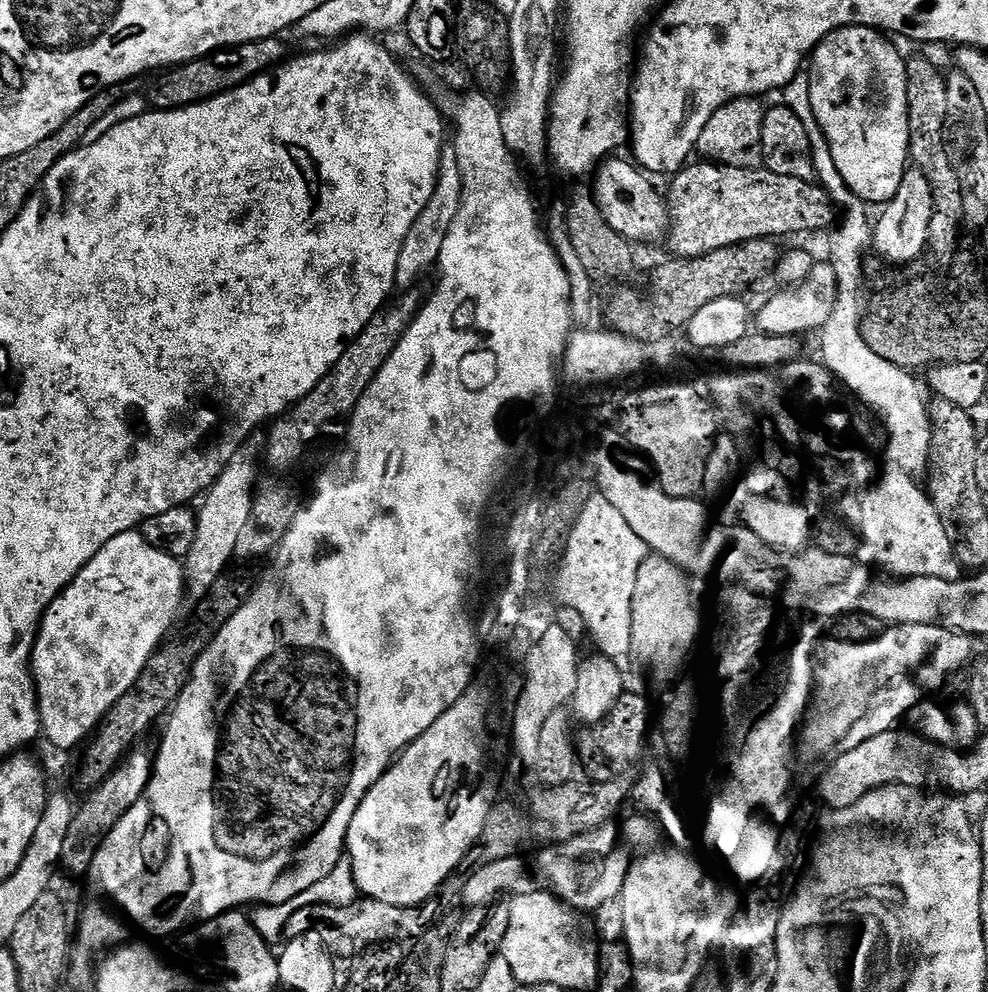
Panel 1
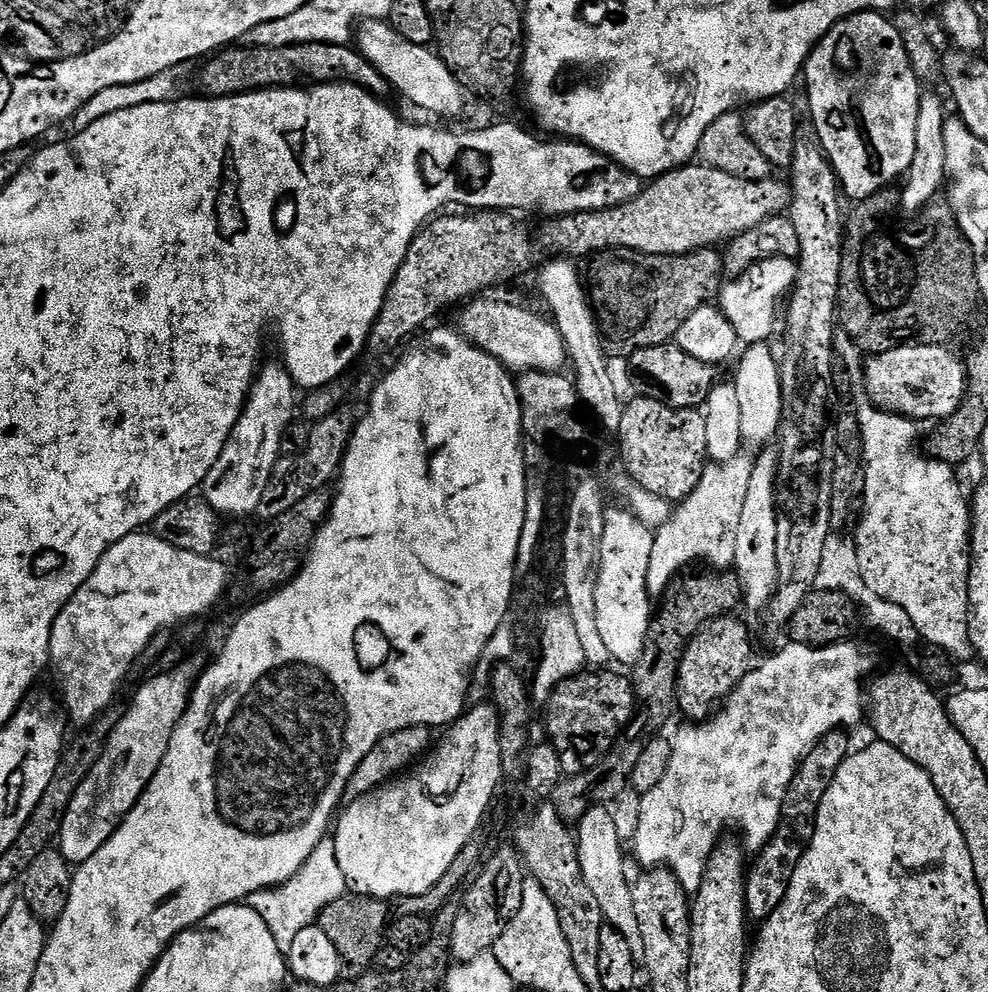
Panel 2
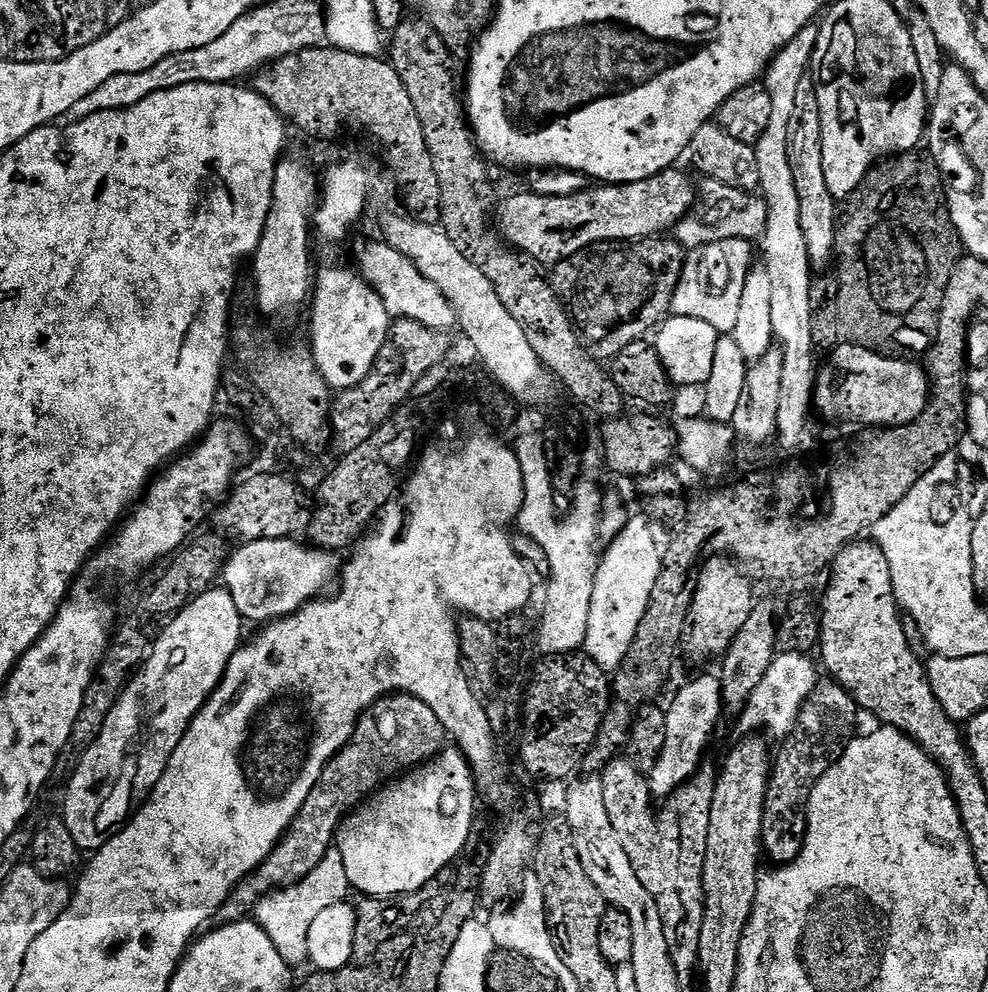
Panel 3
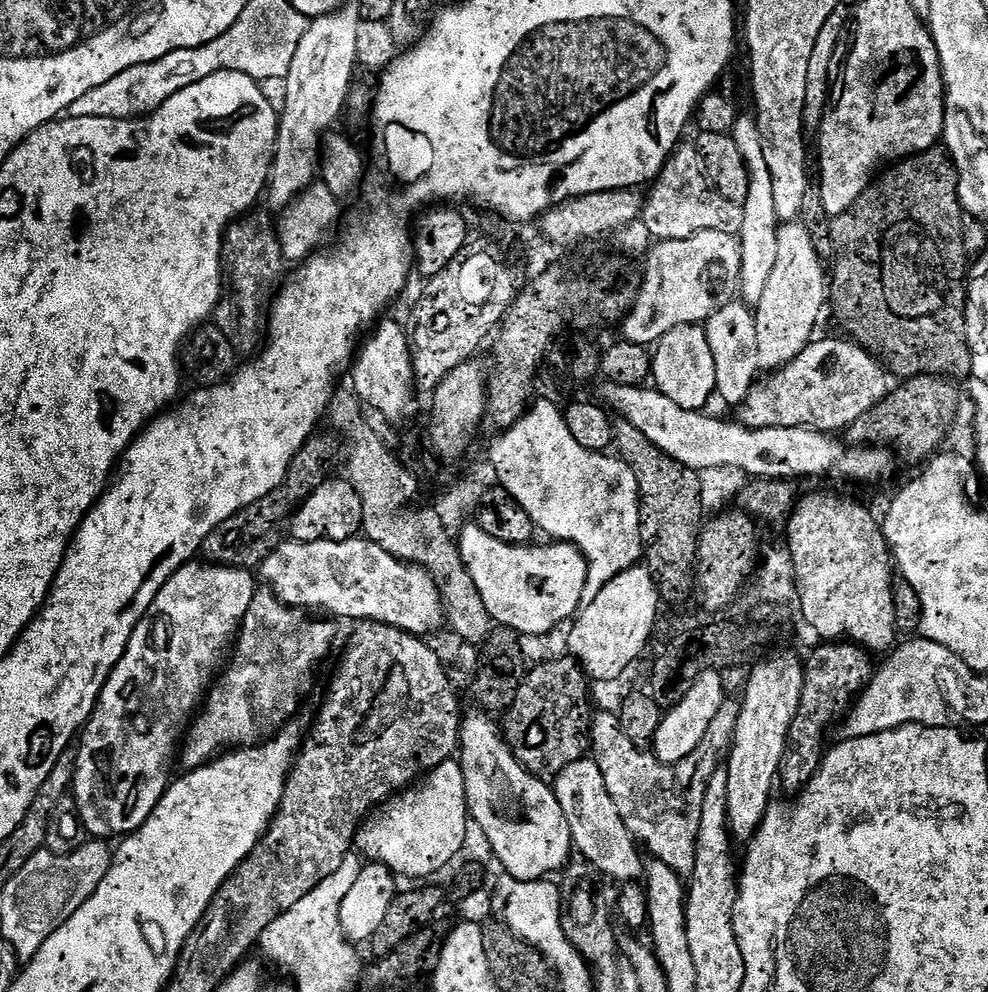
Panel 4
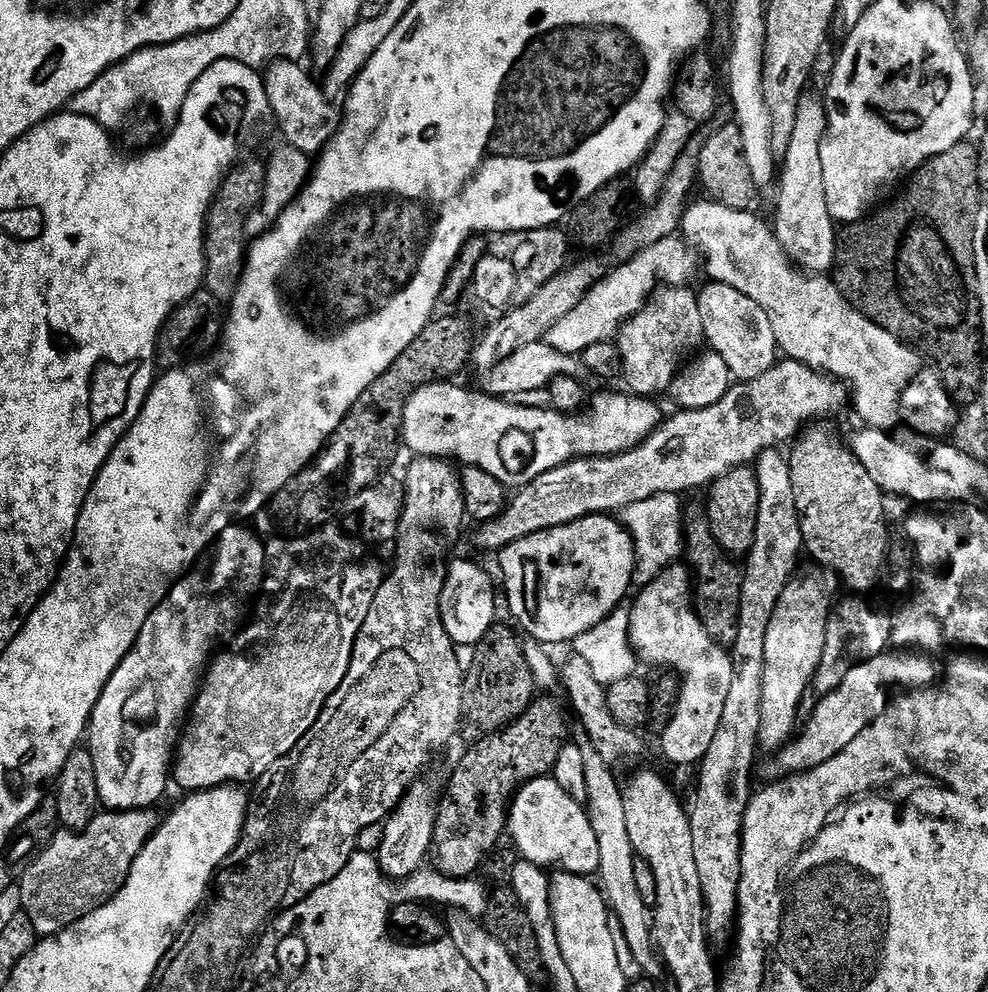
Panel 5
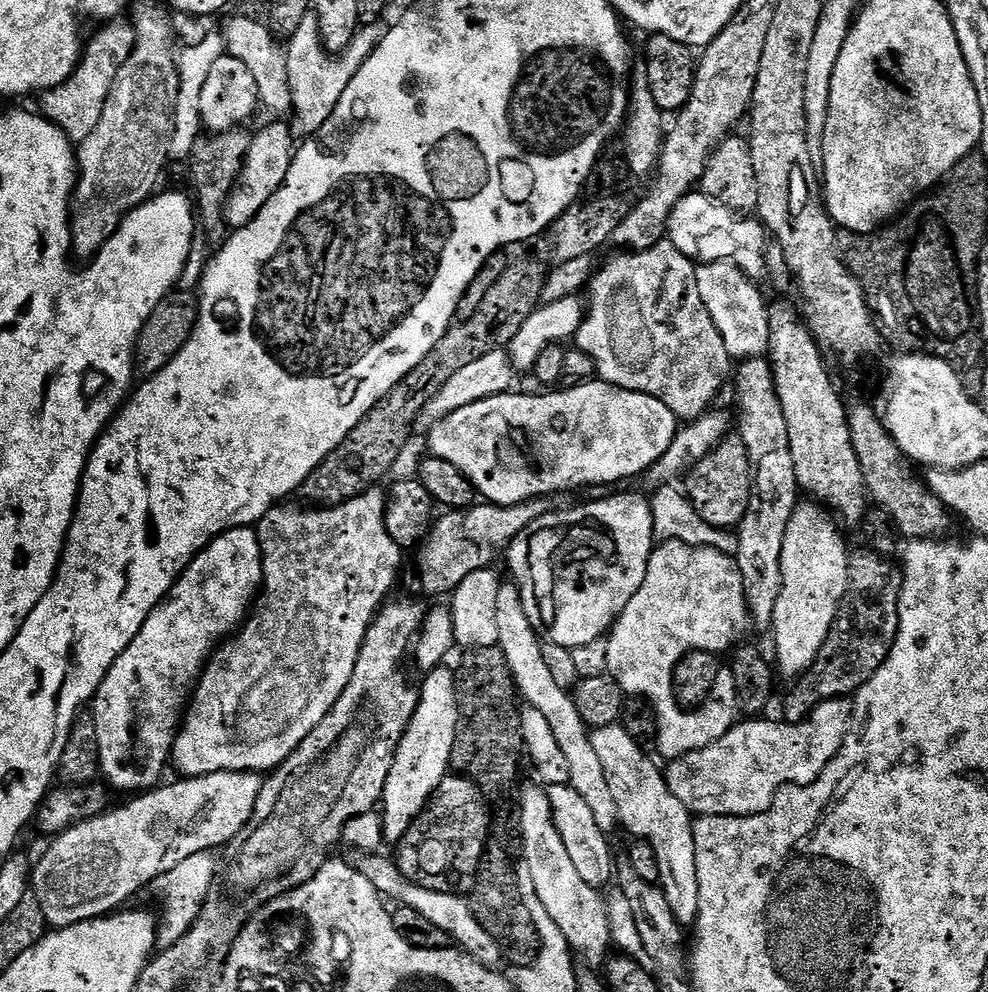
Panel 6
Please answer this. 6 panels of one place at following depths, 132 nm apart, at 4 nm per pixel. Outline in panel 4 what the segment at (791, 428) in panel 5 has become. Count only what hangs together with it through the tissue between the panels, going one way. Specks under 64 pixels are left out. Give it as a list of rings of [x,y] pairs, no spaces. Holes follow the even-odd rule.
[[[813,339],[785,368],[775,369],[769,380],[761,379],[753,383],[748,391],[748,397],[739,405],[739,423],[745,428],[814,428],[818,432],[829,434],[847,430],[870,406],[885,400],[890,391],[890,373],[877,357],[873,356],[866,348],[851,339],[844,340],[820,340]]]

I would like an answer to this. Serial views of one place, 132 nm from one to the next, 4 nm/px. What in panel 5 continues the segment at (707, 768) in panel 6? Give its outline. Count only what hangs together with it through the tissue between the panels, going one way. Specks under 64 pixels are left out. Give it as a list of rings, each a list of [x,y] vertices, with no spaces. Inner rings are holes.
[[[900,650],[895,654],[897,656],[885,654],[870,658],[854,666],[854,670],[846,674],[846,678],[833,692],[821,696],[814,714],[803,725],[804,733],[800,737],[797,735],[789,739],[788,743],[775,753],[776,764],[784,771],[781,773],[809,772],[811,768],[822,766],[830,762],[830,758],[842,754],[842,750],[846,750],[846,746],[850,746],[850,742],[854,742],[854,738],[858,738],[858,734],[862,734],[866,726],[870,726],[887,710],[894,696],[892,688],[919,690],[931,688],[937,683],[936,664],[932,661],[935,659],[931,655],[917,654],[912,650]]]

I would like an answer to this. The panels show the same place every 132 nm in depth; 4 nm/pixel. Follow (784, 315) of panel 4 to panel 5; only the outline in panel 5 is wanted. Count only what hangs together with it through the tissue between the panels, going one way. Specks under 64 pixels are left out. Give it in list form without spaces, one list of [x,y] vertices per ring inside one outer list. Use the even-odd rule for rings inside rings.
[[[805,94],[800,100],[798,118],[794,118],[794,134],[790,134],[788,149],[782,154],[782,167],[778,172],[780,193],[776,196],[776,241],[793,265],[808,274],[827,273],[836,263],[838,224],[826,206],[826,182],[822,182],[822,142],[827,125],[825,101]]]

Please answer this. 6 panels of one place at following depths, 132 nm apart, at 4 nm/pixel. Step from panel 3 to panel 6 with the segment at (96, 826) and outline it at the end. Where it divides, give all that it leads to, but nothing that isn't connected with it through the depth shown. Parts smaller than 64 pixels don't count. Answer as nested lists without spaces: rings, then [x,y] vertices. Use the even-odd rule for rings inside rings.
[[[252,526],[223,532],[211,540],[180,573],[180,579],[146,618],[134,642],[130,642],[130,646],[126,646],[124,653],[112,663],[91,701],[90,714],[95,717],[98,726],[100,771],[109,785],[112,783],[120,792],[140,794],[161,783],[164,763],[169,763],[172,743],[176,740],[190,693],[195,689],[206,661],[211,657],[214,646],[231,637],[243,625],[263,582],[264,559],[256,529]]]

